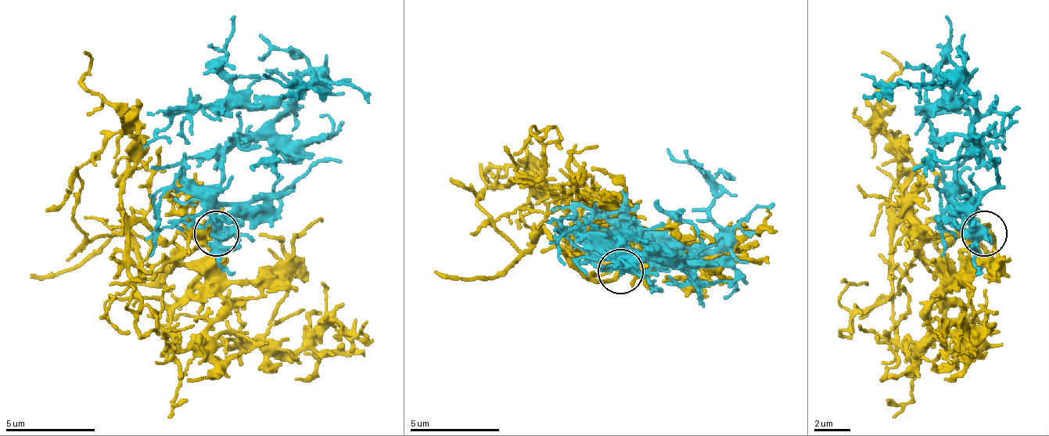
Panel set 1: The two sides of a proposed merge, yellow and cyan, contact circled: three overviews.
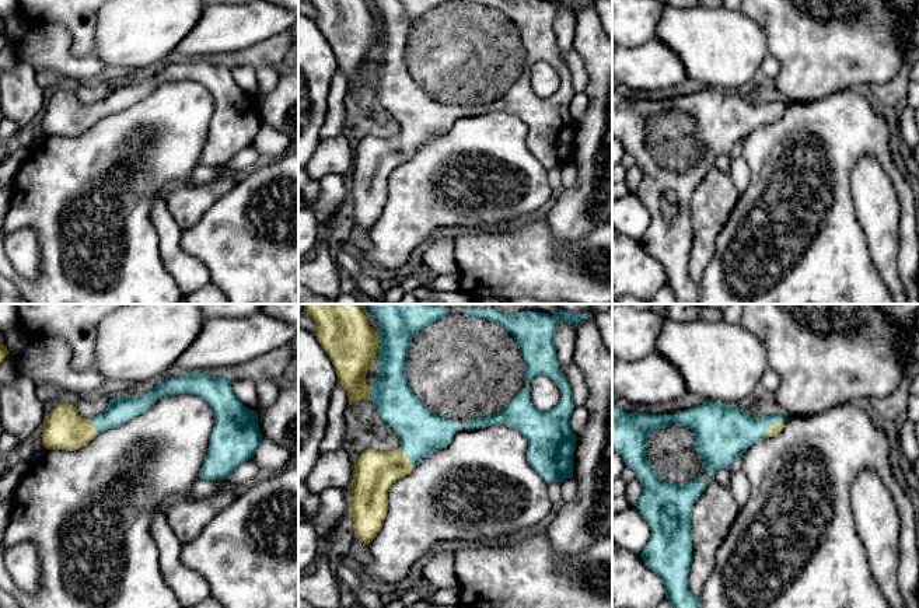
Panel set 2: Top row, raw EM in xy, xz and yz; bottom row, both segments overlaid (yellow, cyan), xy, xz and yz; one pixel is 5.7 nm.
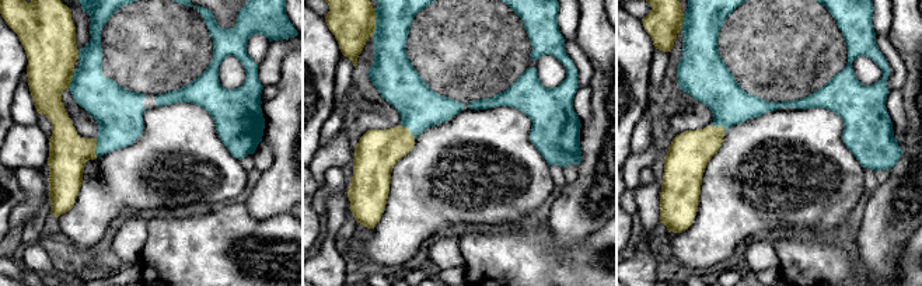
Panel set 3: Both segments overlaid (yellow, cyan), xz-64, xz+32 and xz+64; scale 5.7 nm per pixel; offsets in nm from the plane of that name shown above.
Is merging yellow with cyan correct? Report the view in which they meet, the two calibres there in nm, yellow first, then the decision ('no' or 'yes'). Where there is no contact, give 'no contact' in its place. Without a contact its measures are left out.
meets yellow in yz; 70 nm thick on the yellow side, 280 nm on the other; yes

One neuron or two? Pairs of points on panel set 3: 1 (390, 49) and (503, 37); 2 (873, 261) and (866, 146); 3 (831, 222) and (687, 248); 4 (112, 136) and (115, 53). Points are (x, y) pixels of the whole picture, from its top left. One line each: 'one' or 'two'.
1: one
2: two
3: one
4: one

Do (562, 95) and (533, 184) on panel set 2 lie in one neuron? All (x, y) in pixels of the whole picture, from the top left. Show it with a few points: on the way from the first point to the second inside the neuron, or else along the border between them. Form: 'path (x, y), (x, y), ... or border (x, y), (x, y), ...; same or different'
border (527, 132), (527, 149), (547, 170); different

